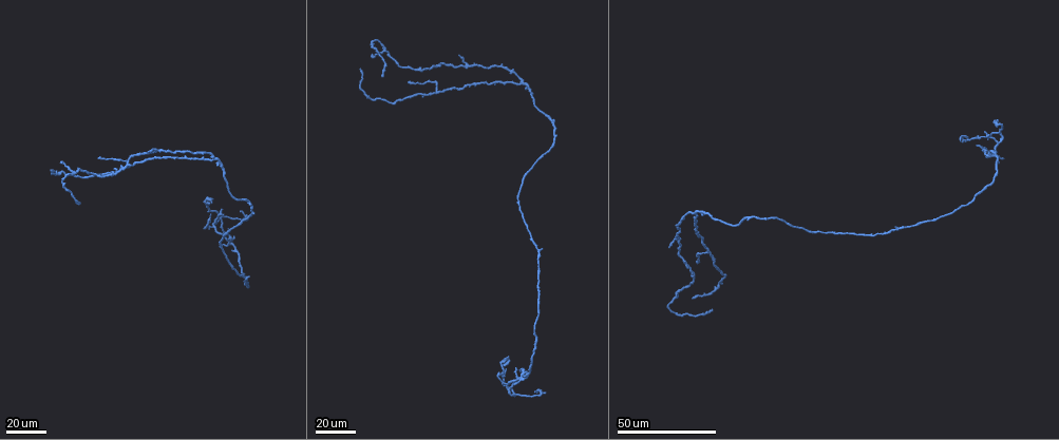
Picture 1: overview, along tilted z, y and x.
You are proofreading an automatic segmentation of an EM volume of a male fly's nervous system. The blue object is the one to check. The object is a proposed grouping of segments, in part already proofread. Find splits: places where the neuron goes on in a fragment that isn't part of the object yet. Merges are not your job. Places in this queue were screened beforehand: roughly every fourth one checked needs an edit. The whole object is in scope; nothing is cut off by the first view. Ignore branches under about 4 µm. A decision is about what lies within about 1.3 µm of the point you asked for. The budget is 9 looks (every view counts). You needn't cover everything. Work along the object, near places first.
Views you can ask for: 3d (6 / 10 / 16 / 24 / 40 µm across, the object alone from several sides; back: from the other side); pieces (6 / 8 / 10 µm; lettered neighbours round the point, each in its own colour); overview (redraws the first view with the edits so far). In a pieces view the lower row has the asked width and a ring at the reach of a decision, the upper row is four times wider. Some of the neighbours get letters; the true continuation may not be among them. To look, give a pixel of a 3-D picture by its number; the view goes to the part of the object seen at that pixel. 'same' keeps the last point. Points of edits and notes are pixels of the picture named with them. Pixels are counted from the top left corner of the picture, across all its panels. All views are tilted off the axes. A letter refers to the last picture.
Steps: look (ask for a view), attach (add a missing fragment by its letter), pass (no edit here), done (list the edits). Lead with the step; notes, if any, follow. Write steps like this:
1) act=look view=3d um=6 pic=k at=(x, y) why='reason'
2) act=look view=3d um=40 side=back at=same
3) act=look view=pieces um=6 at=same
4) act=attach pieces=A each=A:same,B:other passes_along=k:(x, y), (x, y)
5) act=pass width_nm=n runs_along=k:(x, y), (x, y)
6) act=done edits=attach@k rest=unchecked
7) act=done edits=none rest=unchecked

act=look view=3d um=24 pic=1 at=(384, 75) why='branch stops here'

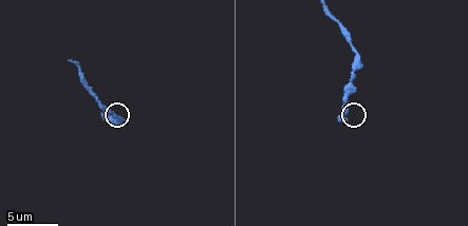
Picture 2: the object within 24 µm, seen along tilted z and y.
act=look view=pieces um=6 pic=2 at=(104, 113)

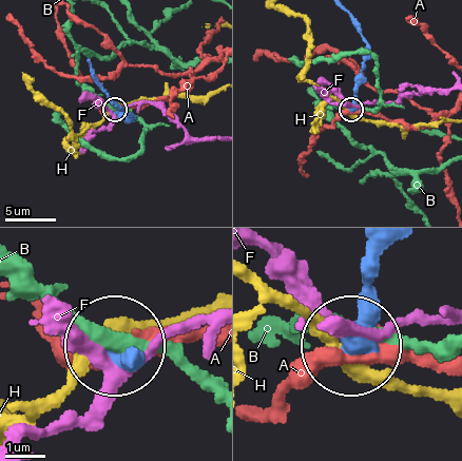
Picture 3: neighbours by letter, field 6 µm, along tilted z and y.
act=pass width_nm=450 each=A:other,B:other,F:other,H:other runs_along=3:(384, 250), (373, 304), (351, 341) found='none of them fits'

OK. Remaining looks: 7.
act=look view=3d um=40 pic=1 at=(53, 170) why='long arm stops here'

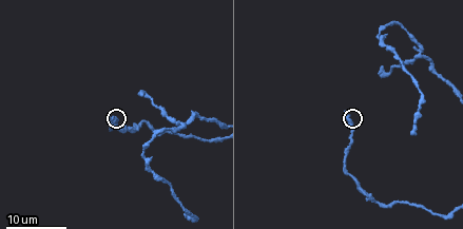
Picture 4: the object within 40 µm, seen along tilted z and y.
act=look view=pieces um=8 pic=4 at=(107, 118)

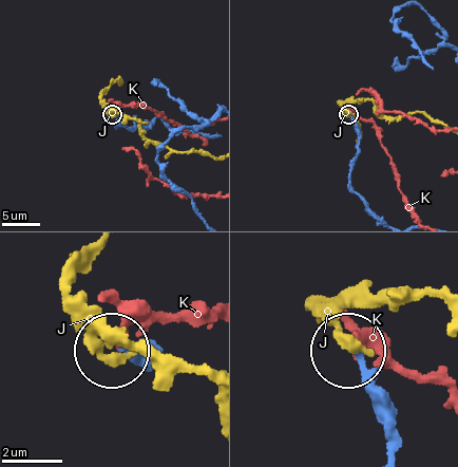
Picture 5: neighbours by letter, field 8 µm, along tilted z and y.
act=pass each=J:other,K:other runs_along=5:(387, 450), (387, 417), (358, 354) found='none of them fits'

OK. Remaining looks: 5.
act=look view=3d um=24 pic=1 at=(114, 168) why='branch stops here'

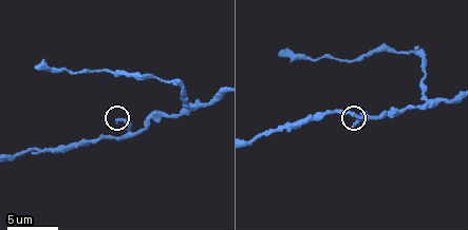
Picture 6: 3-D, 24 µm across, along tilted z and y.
act=look view=pieces um=6 pic=6 at=(354, 128)

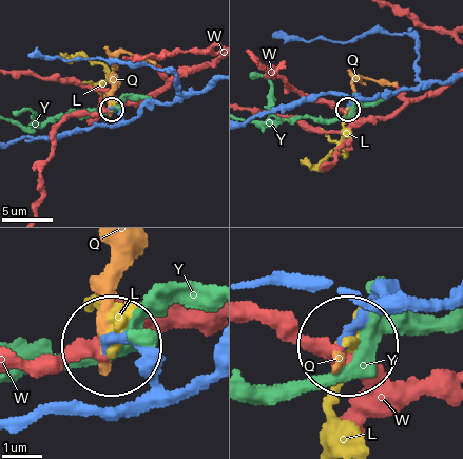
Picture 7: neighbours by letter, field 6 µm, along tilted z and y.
act=pass each=L:other,Q:other,W:other,Y:other runs_along=7:(210, 81), (169, 102), (143, 106), (130, 118), (110, 109) found='no lettered fragment goes on from it'

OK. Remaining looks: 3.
act=look view=3d um=24 pic=1 at=(222, 222) why='thin end'

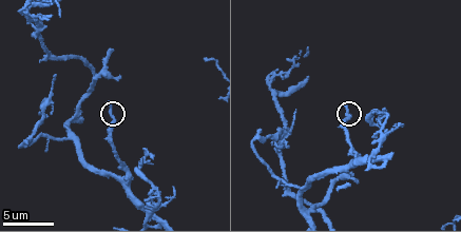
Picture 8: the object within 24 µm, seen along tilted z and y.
act=look view=pieces um=6 pic=8 at=(106, 101) why='what lies round it'

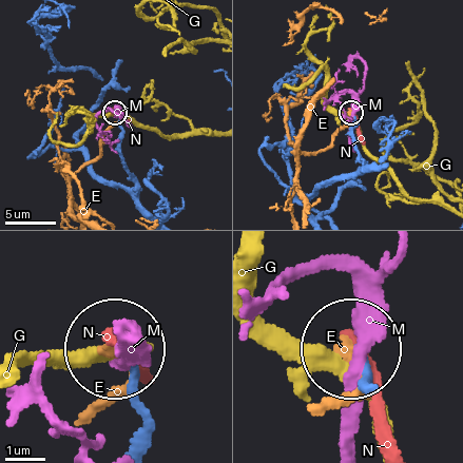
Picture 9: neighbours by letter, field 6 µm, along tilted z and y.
act=pass each=E:other,G:other,M:other,N:other found='none of them fits'

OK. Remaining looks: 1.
act=done edits=none rest=unchecked

